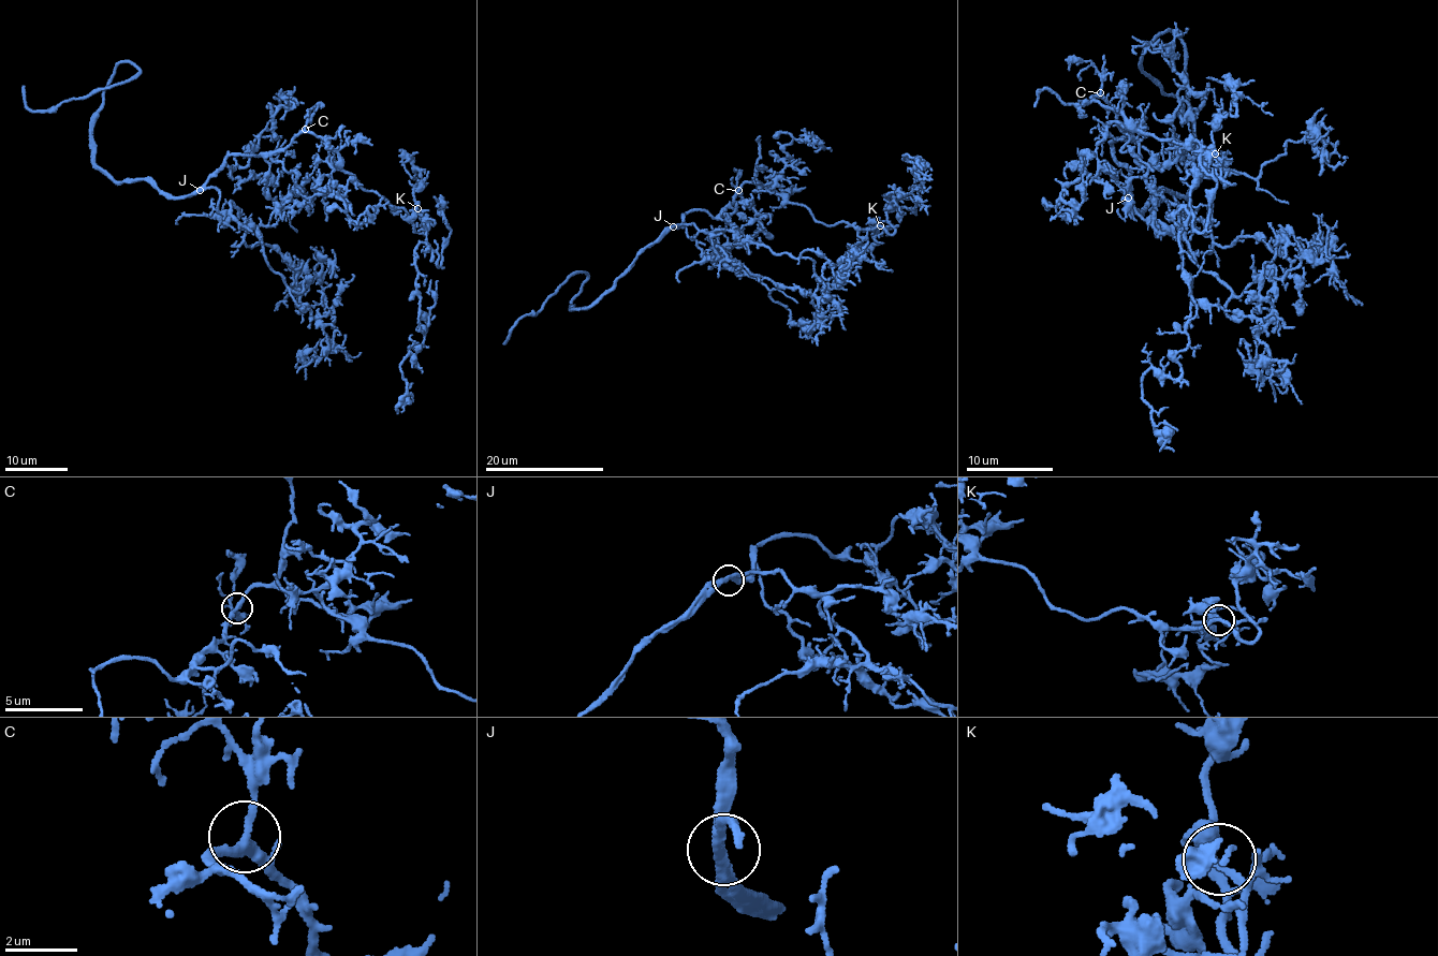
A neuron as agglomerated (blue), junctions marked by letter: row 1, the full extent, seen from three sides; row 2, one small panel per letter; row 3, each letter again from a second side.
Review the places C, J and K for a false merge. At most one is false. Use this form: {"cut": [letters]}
{"cut": []}

